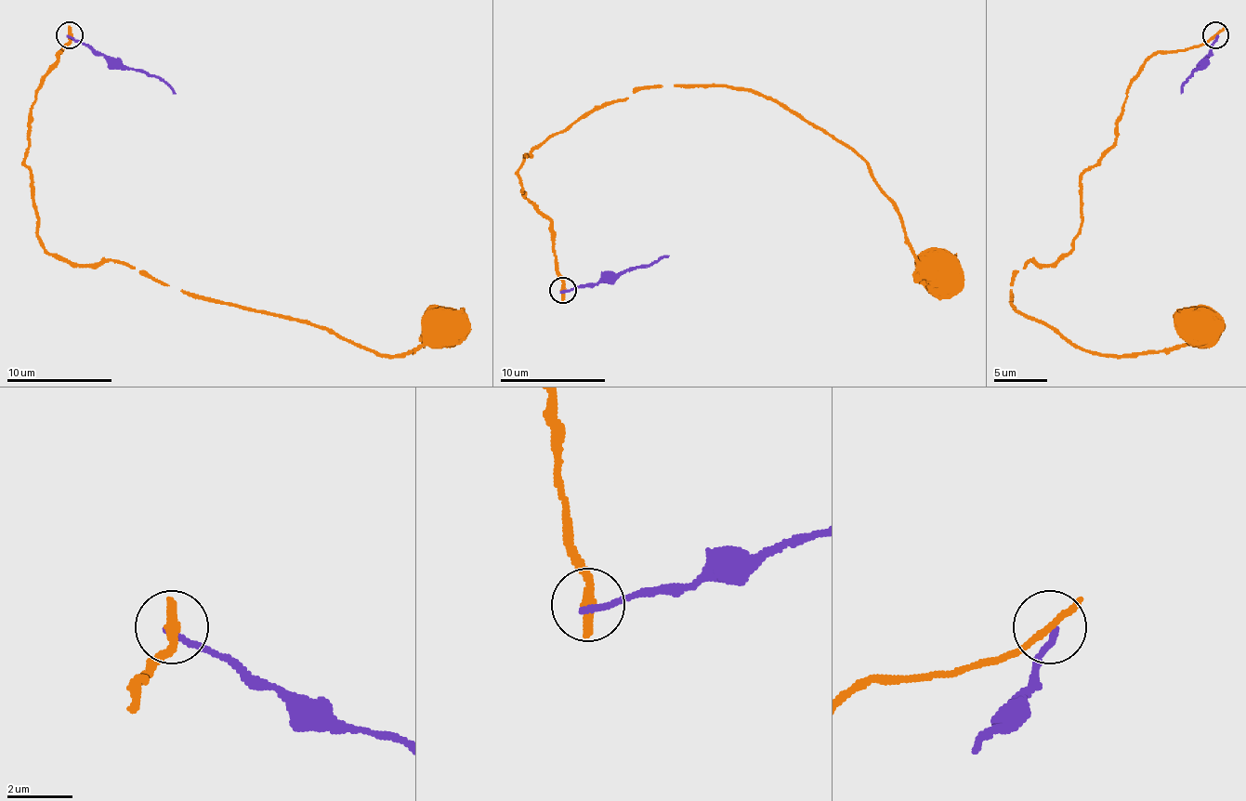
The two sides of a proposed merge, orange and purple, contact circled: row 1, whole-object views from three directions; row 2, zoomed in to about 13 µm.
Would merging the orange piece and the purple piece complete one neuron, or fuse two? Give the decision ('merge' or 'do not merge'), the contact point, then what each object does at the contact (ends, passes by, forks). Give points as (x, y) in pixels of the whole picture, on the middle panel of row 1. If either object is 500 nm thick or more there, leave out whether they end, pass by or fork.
do not merge; place (563, 290); orange ends; purple ends

